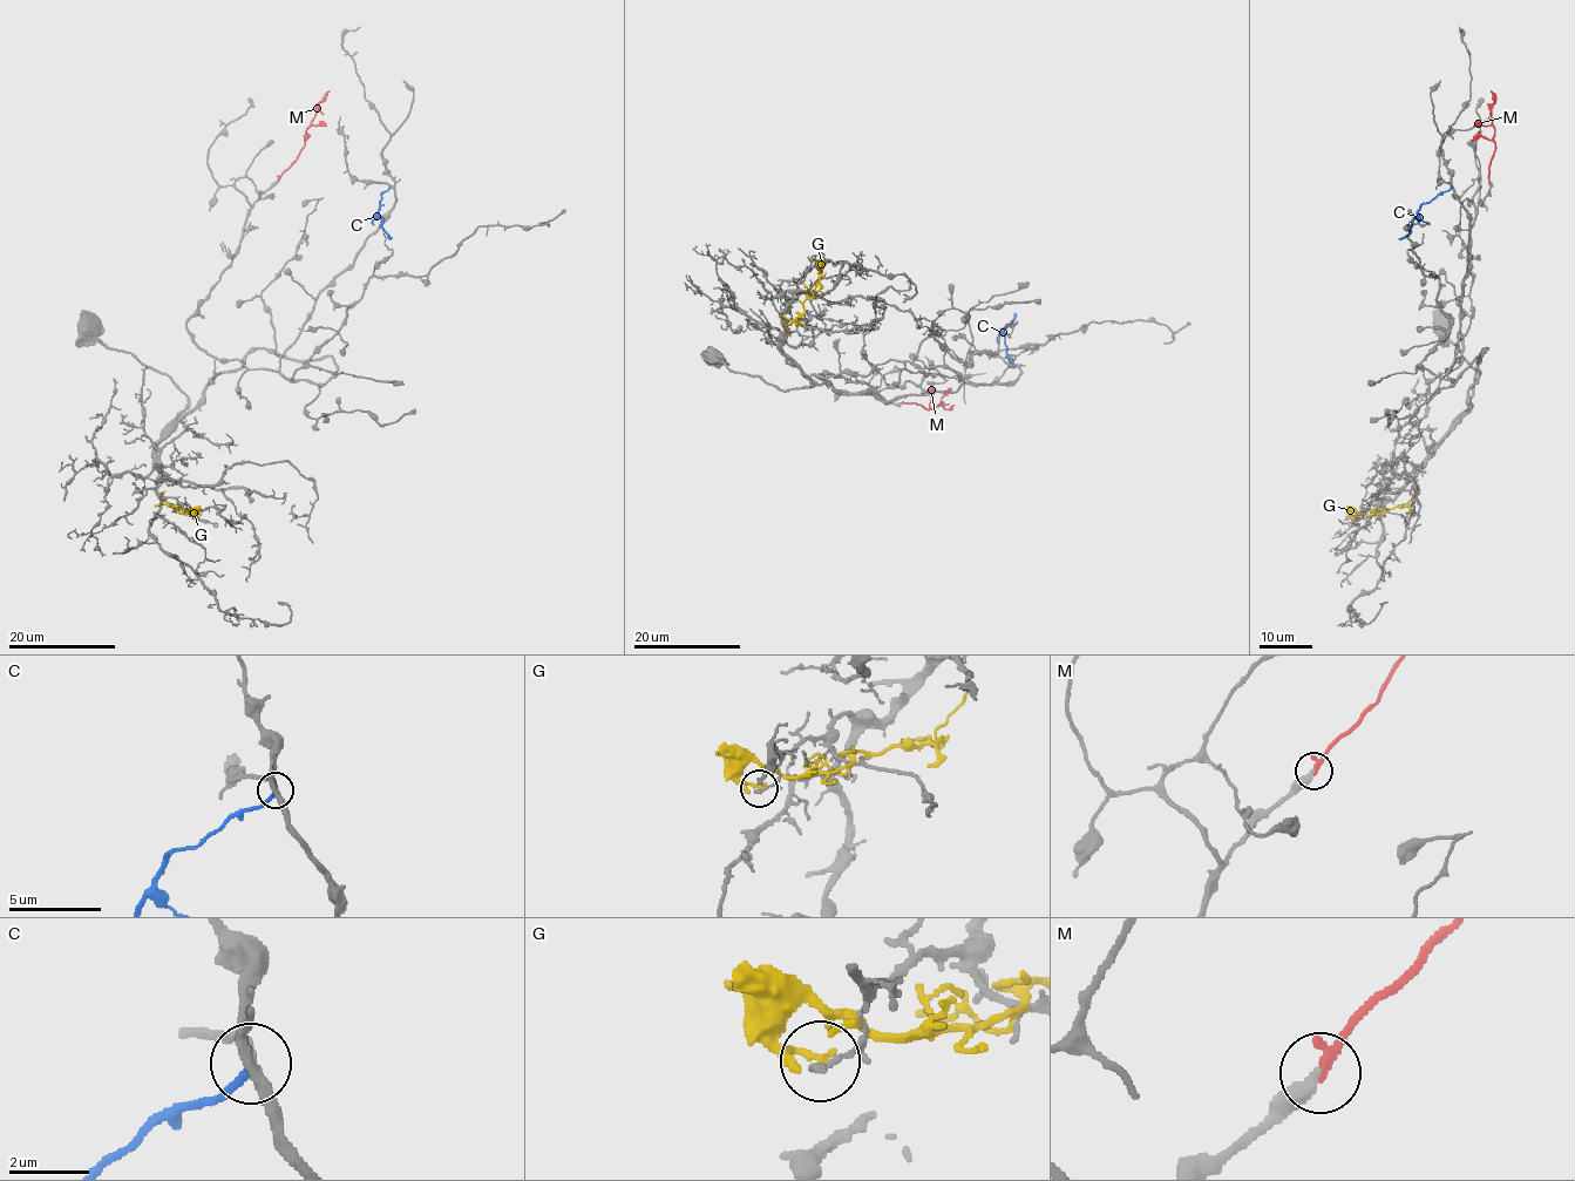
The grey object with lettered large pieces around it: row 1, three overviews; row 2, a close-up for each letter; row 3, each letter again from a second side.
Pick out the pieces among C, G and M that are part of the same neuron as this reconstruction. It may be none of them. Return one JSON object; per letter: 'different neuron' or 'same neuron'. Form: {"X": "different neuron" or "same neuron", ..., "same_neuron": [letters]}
{"C": "different neuron", "G": "different neuron", "M": "same neuron", "same_neuron": ["M"]}

